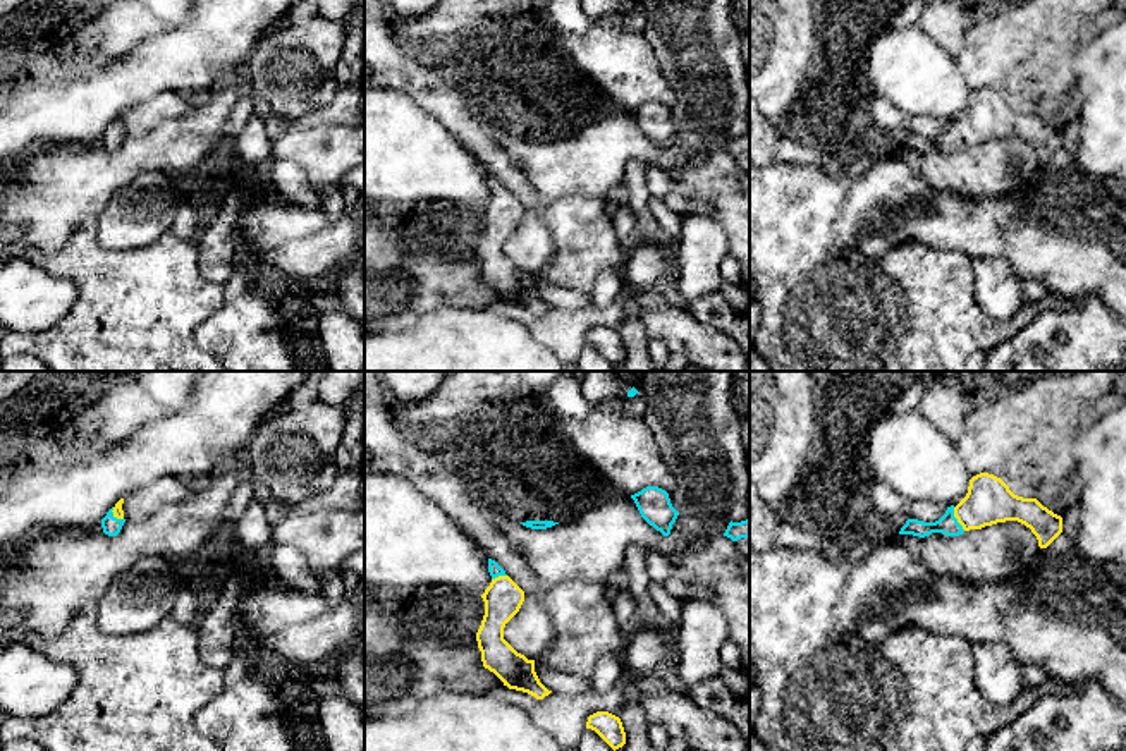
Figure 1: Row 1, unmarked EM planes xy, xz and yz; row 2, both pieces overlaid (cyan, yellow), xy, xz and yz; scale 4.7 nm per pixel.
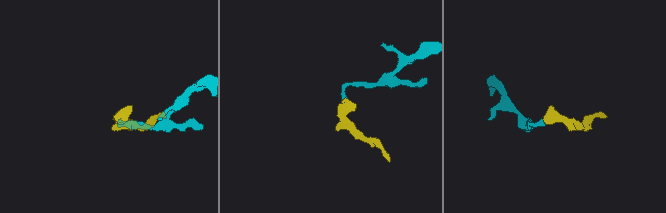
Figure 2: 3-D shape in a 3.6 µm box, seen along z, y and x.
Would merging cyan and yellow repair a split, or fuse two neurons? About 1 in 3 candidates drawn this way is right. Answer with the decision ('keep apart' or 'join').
join

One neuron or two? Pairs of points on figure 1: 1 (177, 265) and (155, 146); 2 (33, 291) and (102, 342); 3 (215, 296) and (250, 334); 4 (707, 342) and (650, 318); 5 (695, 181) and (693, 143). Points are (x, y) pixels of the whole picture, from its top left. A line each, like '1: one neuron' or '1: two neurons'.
1: two neurons
2: two neurons
3: two neurons
4: one neuron
5: two neurons

